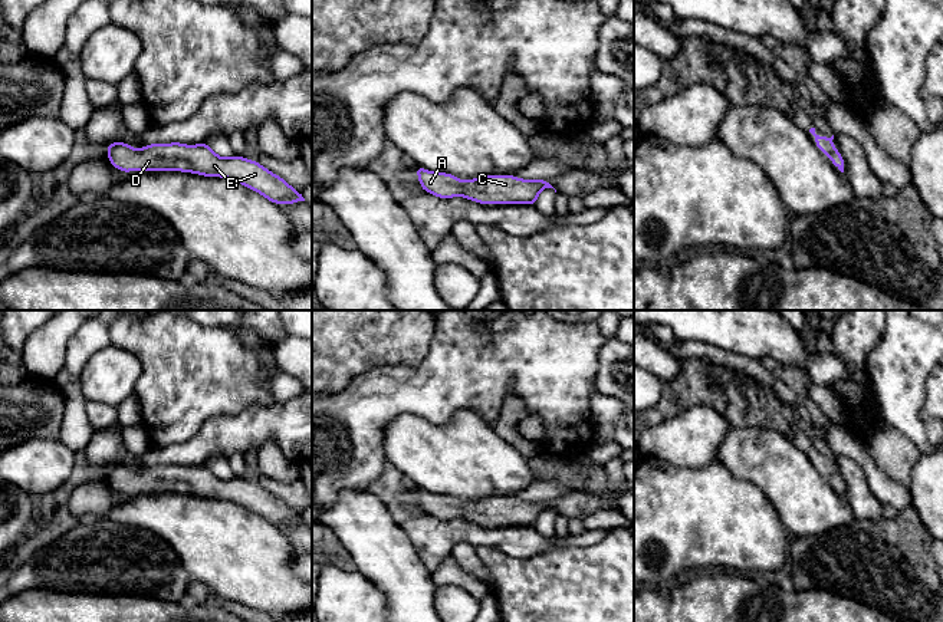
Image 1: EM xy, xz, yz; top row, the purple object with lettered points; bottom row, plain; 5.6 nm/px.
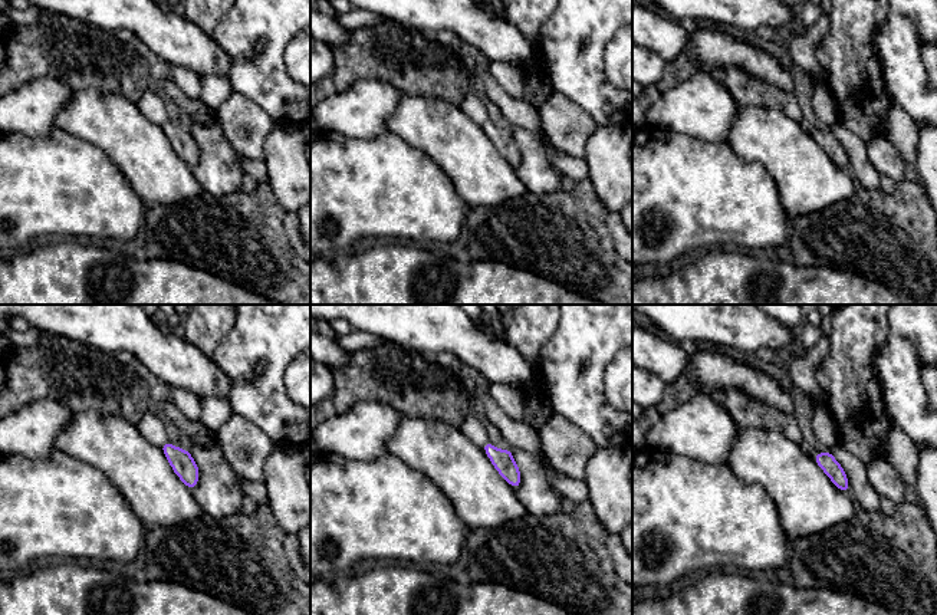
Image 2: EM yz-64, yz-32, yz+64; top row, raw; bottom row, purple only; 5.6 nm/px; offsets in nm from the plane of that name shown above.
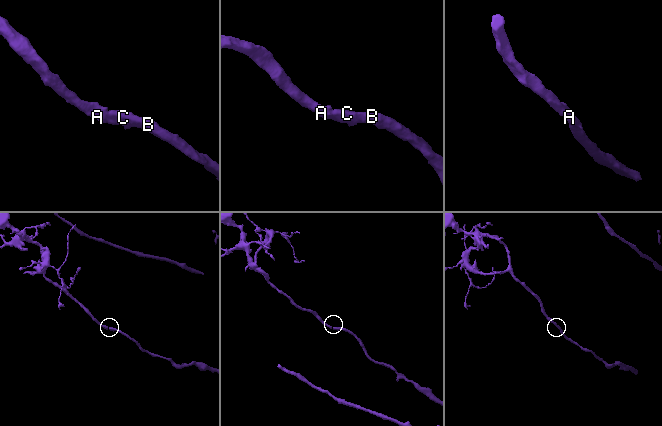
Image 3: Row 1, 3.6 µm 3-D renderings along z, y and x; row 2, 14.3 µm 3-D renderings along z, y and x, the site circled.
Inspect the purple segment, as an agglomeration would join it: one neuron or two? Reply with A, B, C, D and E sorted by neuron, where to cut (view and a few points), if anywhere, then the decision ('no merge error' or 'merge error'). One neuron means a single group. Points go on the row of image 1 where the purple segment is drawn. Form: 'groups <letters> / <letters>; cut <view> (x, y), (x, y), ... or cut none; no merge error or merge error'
groups A B C D E; cut none; no merge error

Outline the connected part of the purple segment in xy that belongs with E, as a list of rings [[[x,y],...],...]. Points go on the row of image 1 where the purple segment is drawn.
[[[111,142],[106,154],[111,165],[124,172],[132,172],[135,168],[138,171],[170,170],[221,177],[243,184],[275,204],[305,201],[299,191],[262,164],[237,155],[221,158],[206,142],[197,145],[151,144],[138,151],[125,142]]]

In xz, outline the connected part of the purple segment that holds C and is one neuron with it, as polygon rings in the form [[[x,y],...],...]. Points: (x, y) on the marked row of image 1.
[[[417,167],[420,185],[438,198],[461,195],[479,204],[528,204],[535,205],[539,192],[553,188],[546,180],[520,180],[515,175],[486,175],[460,181],[456,175],[433,172]]]

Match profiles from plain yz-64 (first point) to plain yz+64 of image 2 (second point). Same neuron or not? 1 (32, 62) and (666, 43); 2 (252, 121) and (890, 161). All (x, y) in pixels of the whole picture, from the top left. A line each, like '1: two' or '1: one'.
1: two
2: two

